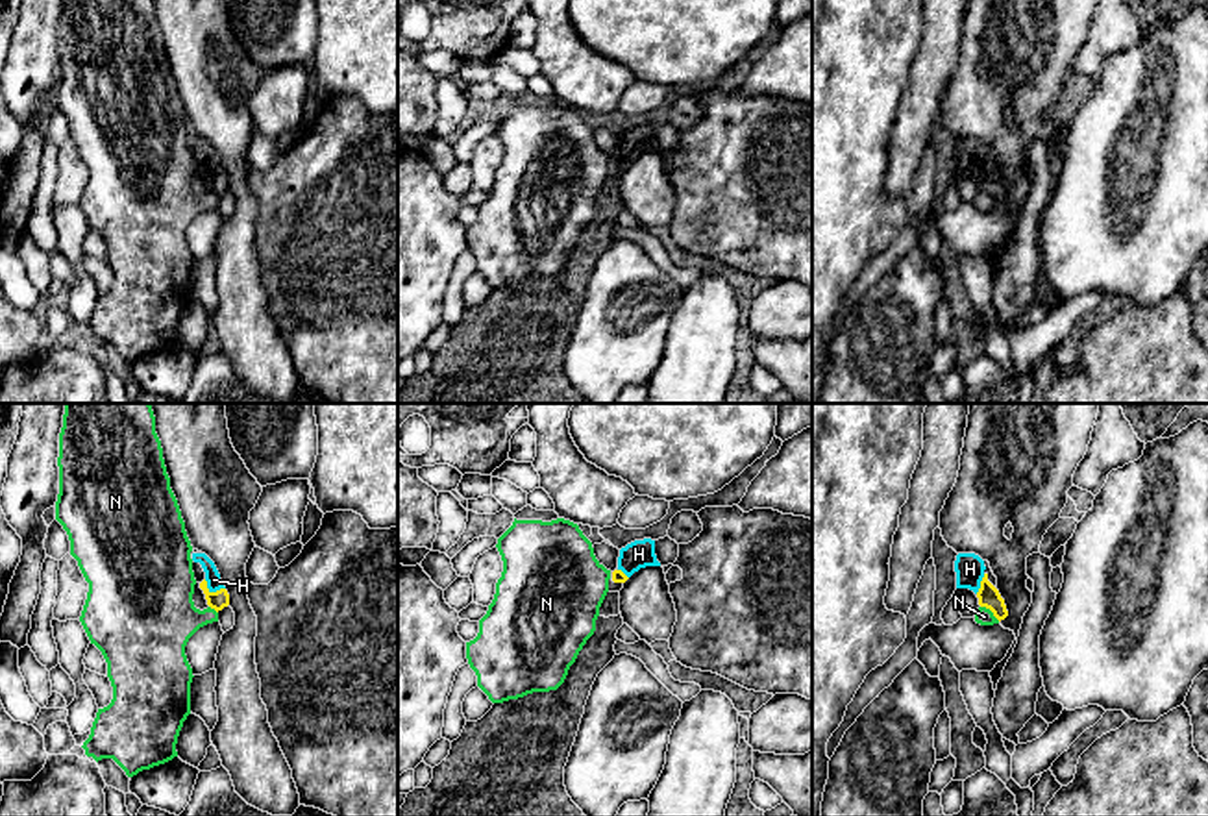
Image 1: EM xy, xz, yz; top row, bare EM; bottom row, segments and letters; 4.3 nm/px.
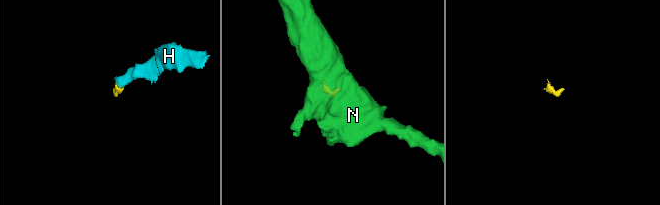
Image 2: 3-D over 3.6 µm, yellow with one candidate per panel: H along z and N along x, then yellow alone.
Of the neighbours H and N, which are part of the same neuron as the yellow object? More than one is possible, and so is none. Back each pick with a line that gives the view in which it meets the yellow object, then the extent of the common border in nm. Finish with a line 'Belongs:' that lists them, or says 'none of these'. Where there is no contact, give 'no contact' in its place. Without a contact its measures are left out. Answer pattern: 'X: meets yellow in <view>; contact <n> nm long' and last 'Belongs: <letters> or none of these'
H: meets yellow in xy; contact 100 nm long
Belongs: H

